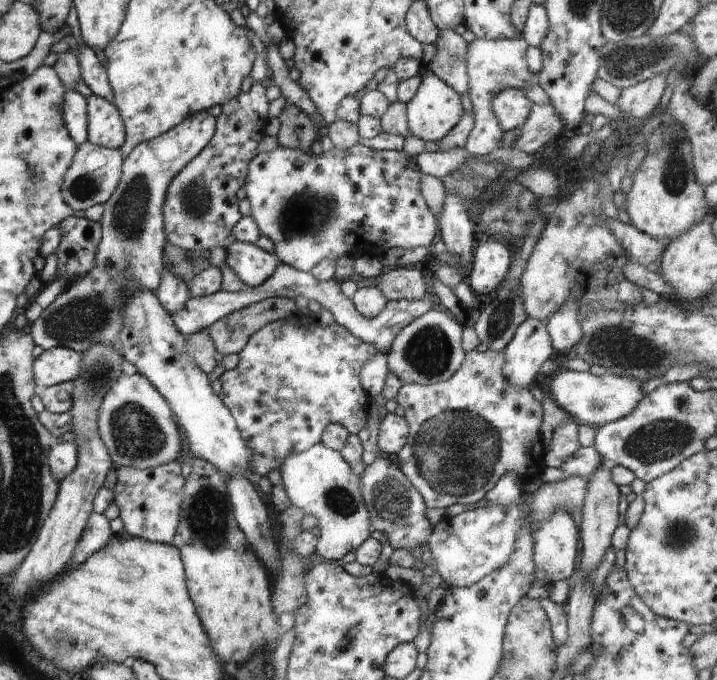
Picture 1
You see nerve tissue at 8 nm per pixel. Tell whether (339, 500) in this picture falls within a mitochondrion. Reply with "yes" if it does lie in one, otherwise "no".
yes

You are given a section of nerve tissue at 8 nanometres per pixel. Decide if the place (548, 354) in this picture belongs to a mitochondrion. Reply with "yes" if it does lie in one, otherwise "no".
no

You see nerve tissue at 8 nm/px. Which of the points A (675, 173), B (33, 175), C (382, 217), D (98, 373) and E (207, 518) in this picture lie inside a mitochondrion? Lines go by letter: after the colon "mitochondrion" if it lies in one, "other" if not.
A: mitochondrion
B: mitochondrion
C: other
D: mitochondrion
E: mitochondrion

